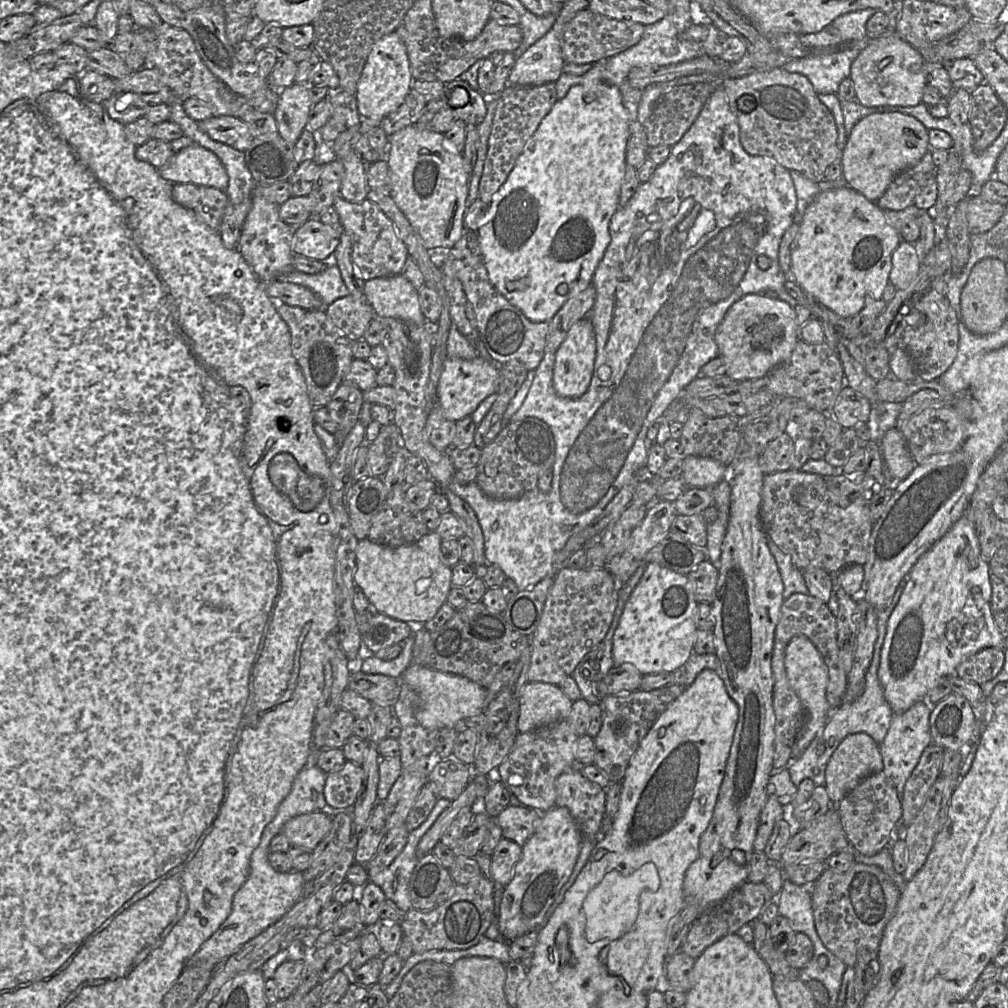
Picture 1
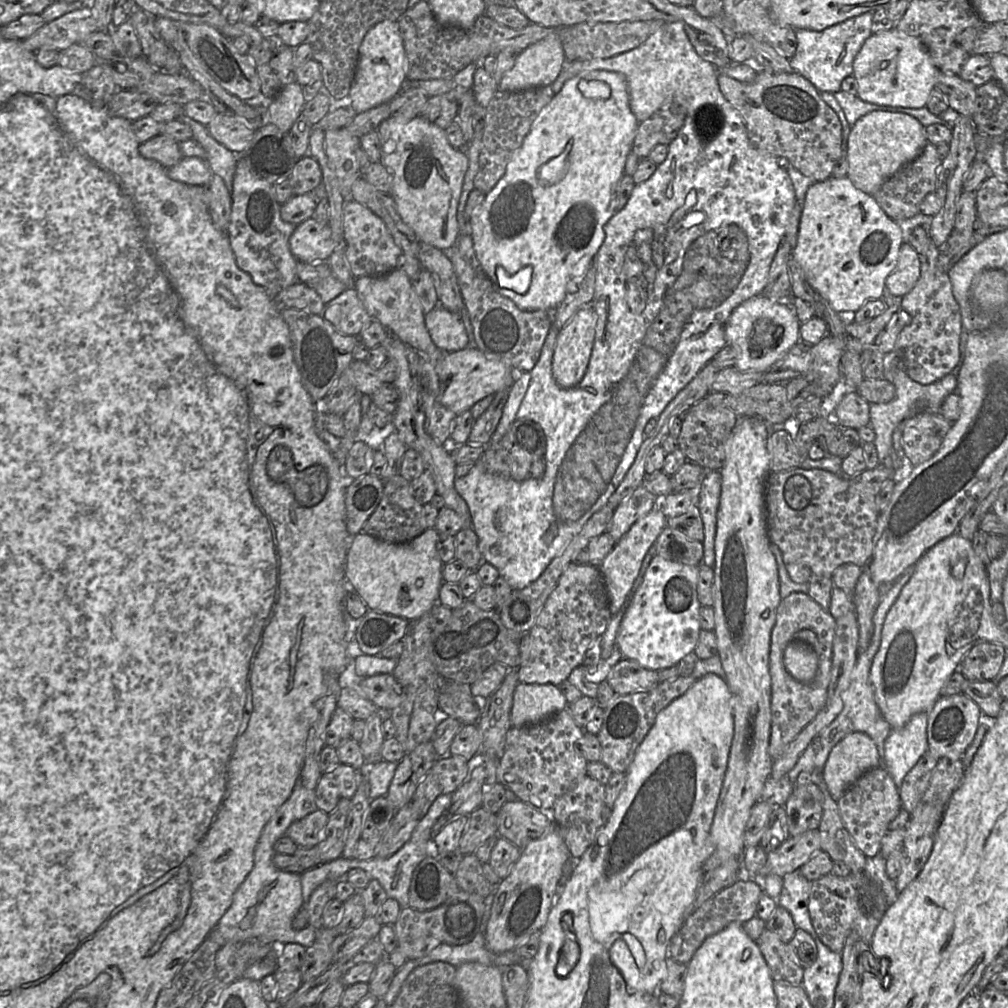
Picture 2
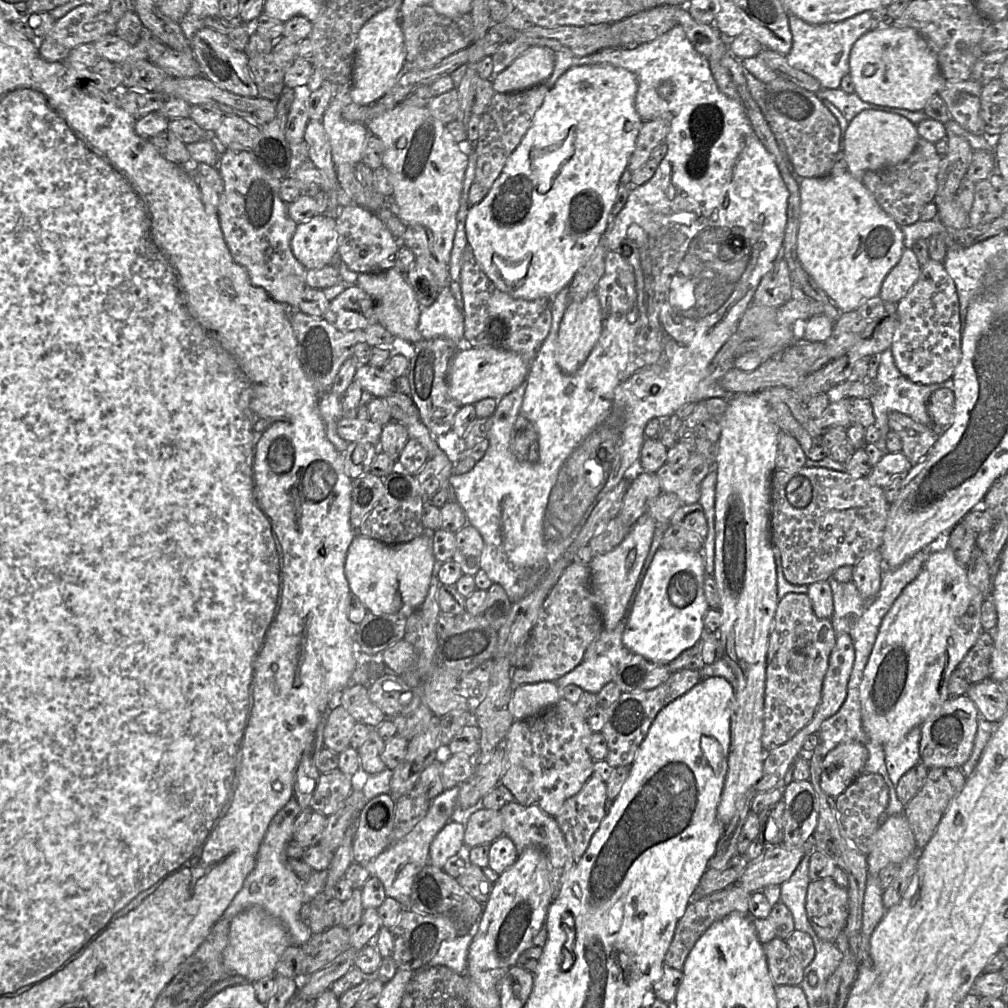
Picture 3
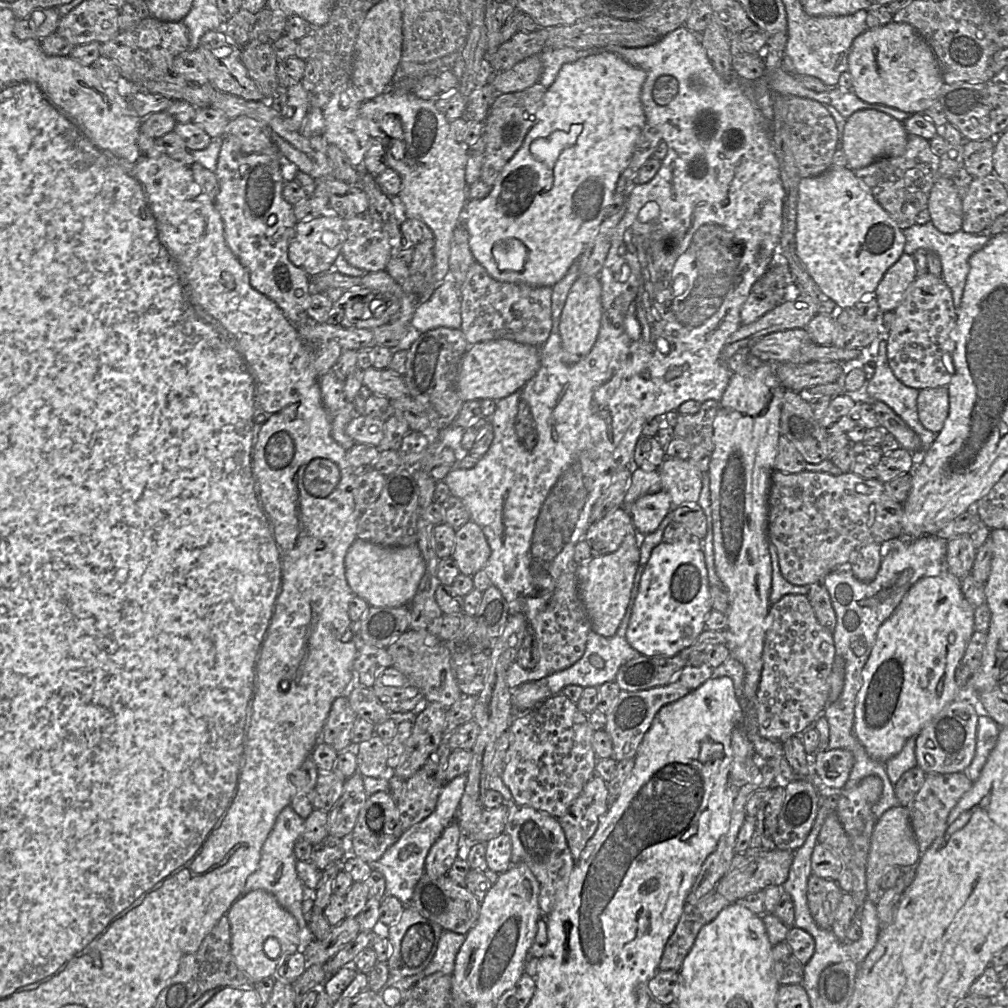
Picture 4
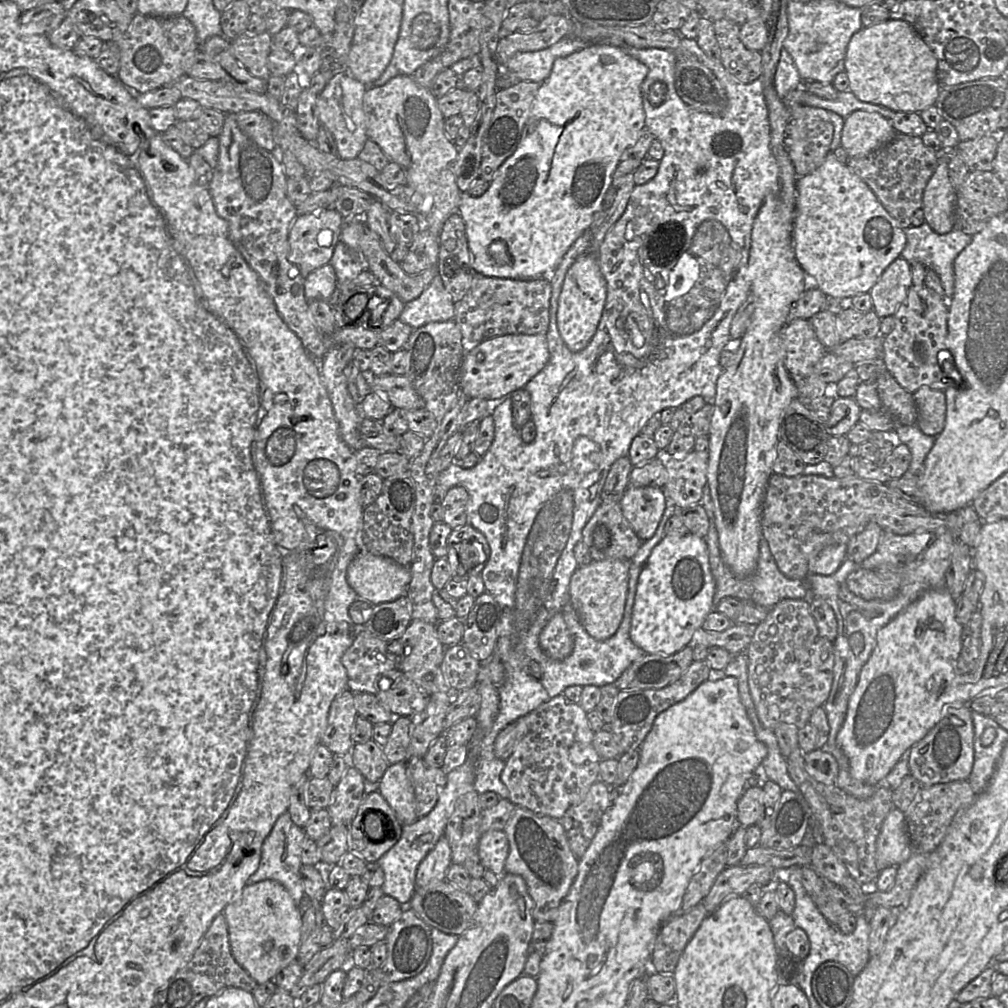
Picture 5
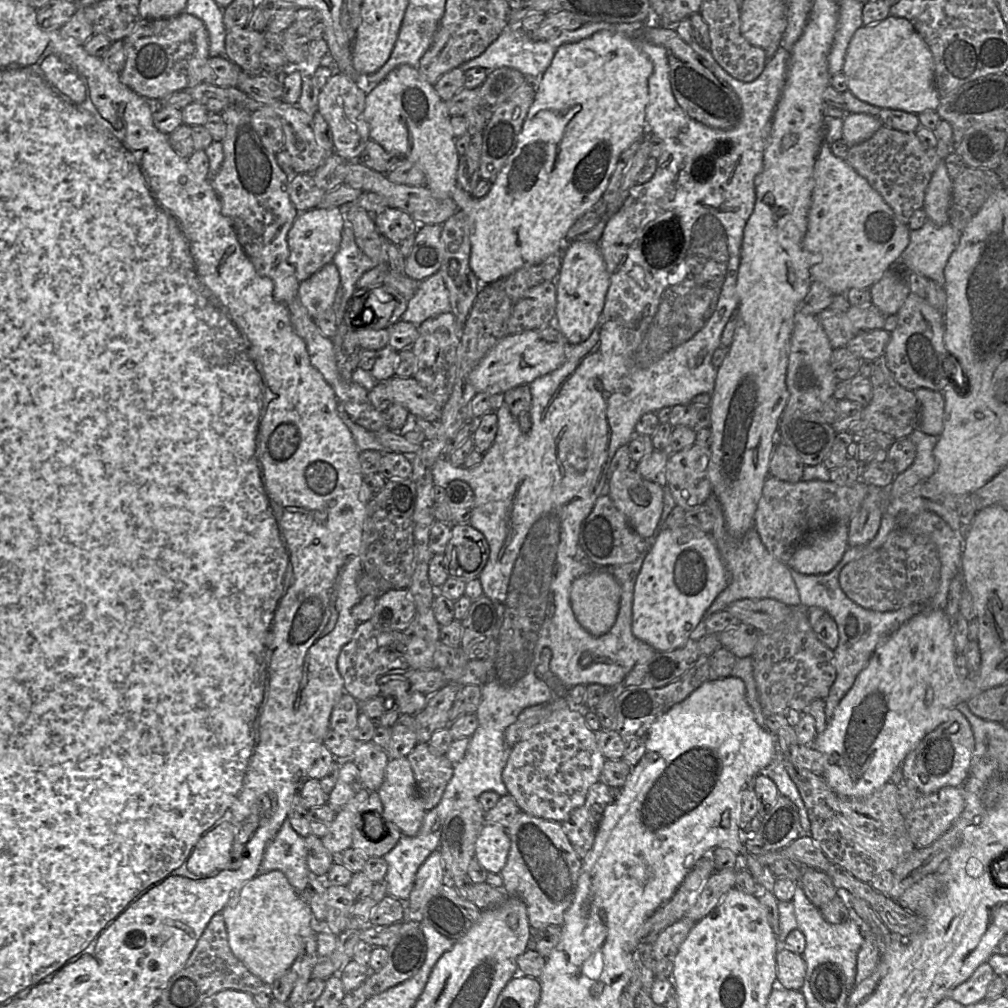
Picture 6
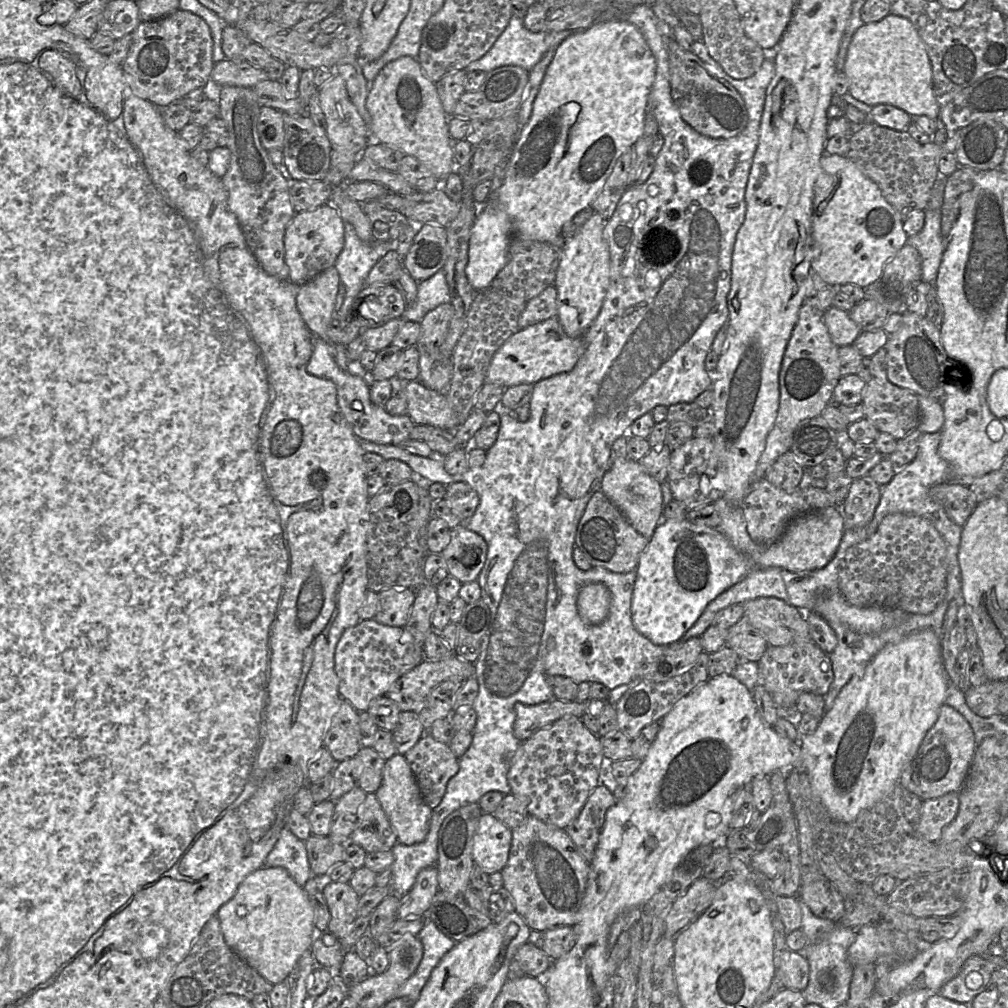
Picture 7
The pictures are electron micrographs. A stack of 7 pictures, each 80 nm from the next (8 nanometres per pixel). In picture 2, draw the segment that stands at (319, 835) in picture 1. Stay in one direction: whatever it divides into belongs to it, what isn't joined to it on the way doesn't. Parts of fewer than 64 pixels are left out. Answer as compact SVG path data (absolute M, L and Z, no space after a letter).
M316 810L305 818L292 823L285 832L298 847L312 848L321 840L329 814Z

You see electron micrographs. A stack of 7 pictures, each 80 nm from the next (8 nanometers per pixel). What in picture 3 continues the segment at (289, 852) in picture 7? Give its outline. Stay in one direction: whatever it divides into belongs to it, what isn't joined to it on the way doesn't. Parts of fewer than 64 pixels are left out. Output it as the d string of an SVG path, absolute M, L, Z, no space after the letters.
M294 796L271 820L260 844L255 865L242 887L232 899L221 918L231 921L250 907L261 907L270 915L280 919L286 926L293 945L302 946L312 936L308 925L300 919L303 905L303 882L286 867L286 846L294 834L308 821L310 808L302 808Z

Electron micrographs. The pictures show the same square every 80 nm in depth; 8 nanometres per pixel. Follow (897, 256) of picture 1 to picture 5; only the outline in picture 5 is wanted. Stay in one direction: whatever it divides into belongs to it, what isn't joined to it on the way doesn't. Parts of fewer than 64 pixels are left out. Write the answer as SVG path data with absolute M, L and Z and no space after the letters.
M898 257L887 266L869 291L877 316L883 318L893 315L907 297L911 286L911 264L903 257Z

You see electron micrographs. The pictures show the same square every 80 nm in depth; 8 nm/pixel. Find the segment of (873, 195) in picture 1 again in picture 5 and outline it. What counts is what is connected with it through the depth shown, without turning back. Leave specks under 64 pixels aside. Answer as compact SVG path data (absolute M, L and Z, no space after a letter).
M856 110L845 118L841 145L849 158L865 157L896 135L891 120L877 112Z

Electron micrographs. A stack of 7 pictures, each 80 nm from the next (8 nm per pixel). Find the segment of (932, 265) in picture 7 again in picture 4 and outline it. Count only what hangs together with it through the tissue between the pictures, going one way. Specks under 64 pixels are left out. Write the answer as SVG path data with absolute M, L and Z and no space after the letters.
M931 221L920 225L916 224L905 231L904 253L912 255L918 249L935 252L941 262L941 277L950 288L955 308L959 308L966 278L969 272L969 258L972 254L982 249L990 239L990 236L983 234L970 234L959 230L952 234L940 232Z

